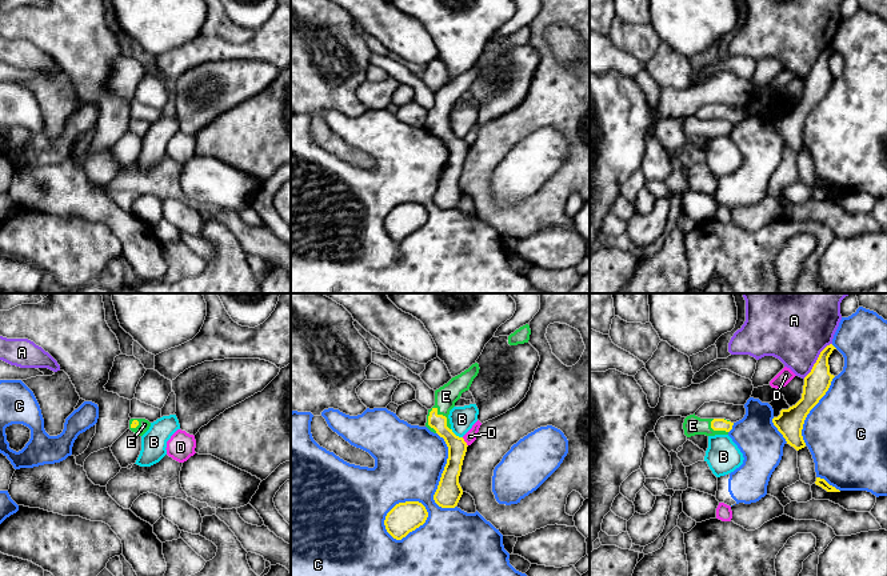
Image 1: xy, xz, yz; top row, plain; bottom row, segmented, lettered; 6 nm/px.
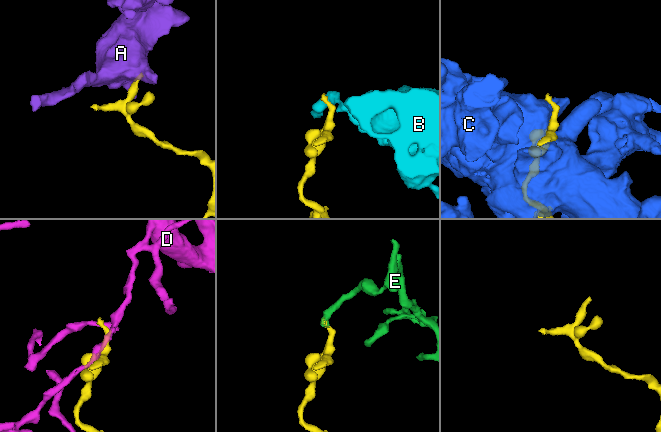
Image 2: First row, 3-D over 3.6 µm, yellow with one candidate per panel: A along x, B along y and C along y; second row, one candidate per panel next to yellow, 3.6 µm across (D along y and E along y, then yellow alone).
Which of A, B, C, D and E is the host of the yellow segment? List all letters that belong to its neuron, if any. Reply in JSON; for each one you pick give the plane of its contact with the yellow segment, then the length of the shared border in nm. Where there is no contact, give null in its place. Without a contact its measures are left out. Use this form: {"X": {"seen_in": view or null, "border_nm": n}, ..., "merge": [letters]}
{"E": {"seen_in": "xz", "border_nm": 180}, "merge": ["E"]}

